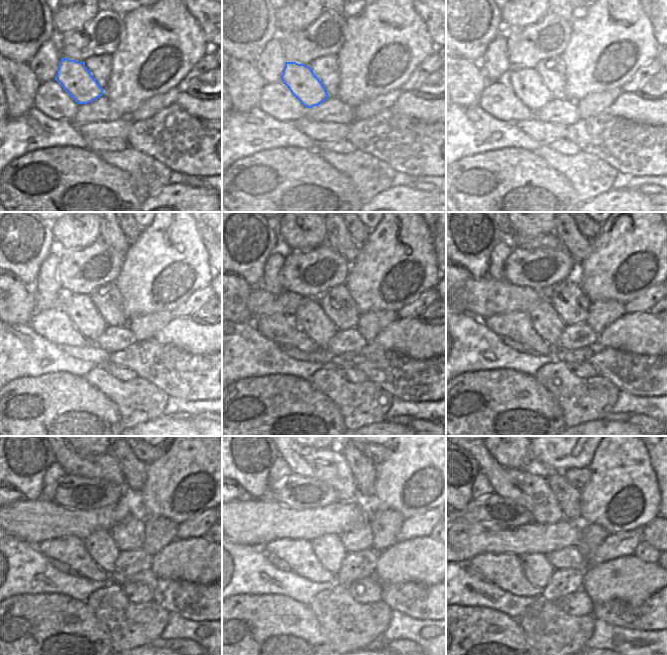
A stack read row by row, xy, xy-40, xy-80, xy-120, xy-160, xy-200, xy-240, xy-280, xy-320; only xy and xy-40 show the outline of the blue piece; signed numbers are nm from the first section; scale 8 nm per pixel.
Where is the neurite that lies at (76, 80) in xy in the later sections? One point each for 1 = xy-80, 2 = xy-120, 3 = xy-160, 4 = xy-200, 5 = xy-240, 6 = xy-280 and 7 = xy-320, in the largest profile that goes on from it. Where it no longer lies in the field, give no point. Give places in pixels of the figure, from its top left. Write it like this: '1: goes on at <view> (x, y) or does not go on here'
1: goes on at xy-80 (526, 83)
2: goes on at xy-120 (80, 308)
3: goes on at xy-160 (311, 319)
4: goes on at xy-200 (547, 323)
5: goes on at xy-240 (100, 545)
6: goes on at xy-280 (328, 549)
7: goes on at xy-320 (538, 570)

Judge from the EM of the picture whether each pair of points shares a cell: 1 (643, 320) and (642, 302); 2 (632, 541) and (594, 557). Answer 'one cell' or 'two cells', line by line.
1: two cells
2: one cell

